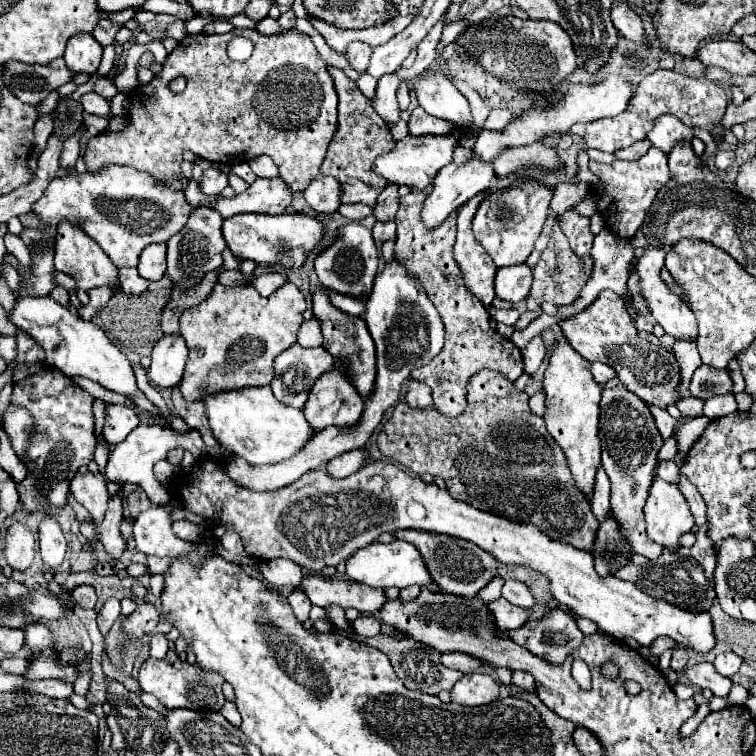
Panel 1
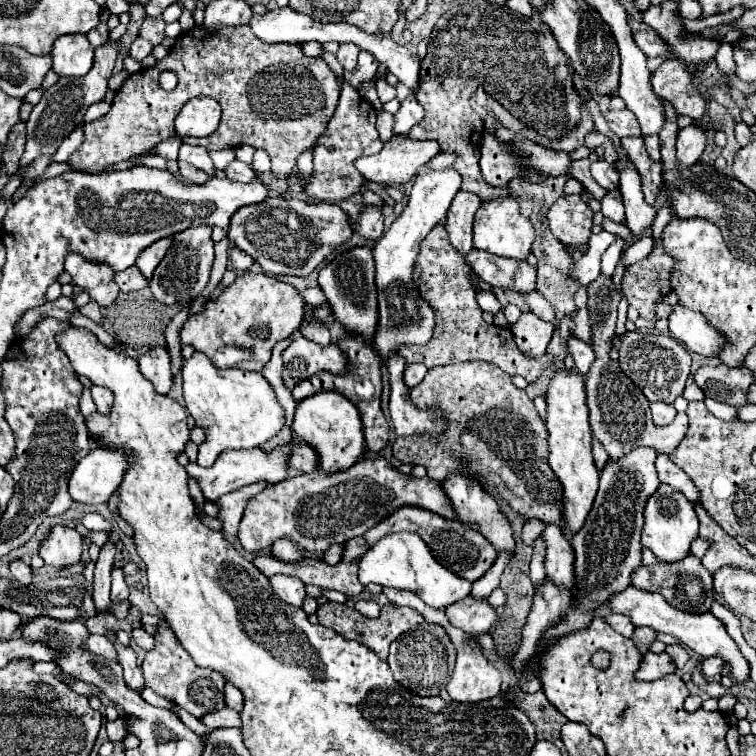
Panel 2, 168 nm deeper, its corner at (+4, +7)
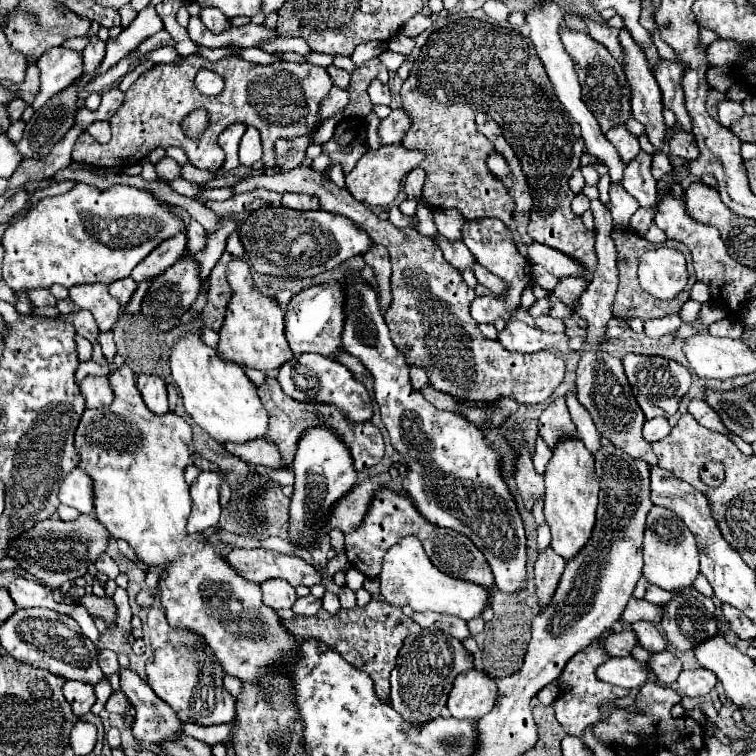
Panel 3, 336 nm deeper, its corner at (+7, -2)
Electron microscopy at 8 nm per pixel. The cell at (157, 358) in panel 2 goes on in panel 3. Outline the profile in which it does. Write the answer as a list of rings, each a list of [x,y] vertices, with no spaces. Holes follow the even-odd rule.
[[[139,375],[137,377],[137,387],[143,395],[145,405],[155,411],[155,413],[167,413],[167,389],[165,389],[165,381],[157,375]]]

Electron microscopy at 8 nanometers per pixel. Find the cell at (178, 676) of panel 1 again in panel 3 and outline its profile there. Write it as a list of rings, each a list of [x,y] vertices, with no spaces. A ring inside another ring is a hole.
[[[149,609],[149,637],[153,657],[147,661],[147,683],[159,699],[175,709],[181,721],[199,725],[229,723],[235,719],[235,701],[223,687],[223,669],[195,633],[179,633],[169,627],[161,609]]]

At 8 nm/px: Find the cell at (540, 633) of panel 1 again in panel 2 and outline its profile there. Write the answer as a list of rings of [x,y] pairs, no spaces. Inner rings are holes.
[[[548,576],[536,586],[534,604],[522,630],[522,644],[514,658],[516,670],[522,670],[526,662],[534,656],[542,634],[562,620],[562,616],[570,610],[570,602],[570,592],[566,588],[558,588],[558,584],[554,584]]]

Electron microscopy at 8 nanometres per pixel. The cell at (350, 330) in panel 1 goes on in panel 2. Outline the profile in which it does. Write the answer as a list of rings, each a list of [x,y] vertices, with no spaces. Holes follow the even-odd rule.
[[[346,334],[342,342],[338,342],[338,346],[348,354],[350,362],[348,362],[348,370],[342,376],[330,374],[330,372],[318,372],[316,376],[312,376],[310,380],[304,380],[302,384],[298,384],[298,388],[292,388],[292,396],[294,402],[300,402],[308,396],[314,396],[318,392],[326,392],[326,390],[336,390],[338,394],[346,396],[360,412],[362,418],[362,426],[364,426],[364,442],[366,442],[366,450],[370,452],[382,452],[388,444],[390,444],[390,426],[380,410],[380,392],[382,392],[382,382],[380,382],[380,358],[376,356],[376,352],[372,352],[372,348],[368,348],[364,344],[364,340],[360,336],[350,336]]]

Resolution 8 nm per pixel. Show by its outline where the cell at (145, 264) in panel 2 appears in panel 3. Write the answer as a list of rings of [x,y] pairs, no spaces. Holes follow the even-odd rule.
[[[171,237],[171,239],[163,241],[163,245],[157,245],[135,267],[135,273],[131,273],[133,281],[135,283],[149,281],[149,279],[157,277],[159,273],[163,273],[163,269],[175,265],[175,261],[179,261],[179,257],[185,253],[185,241],[187,241],[187,237]]]

